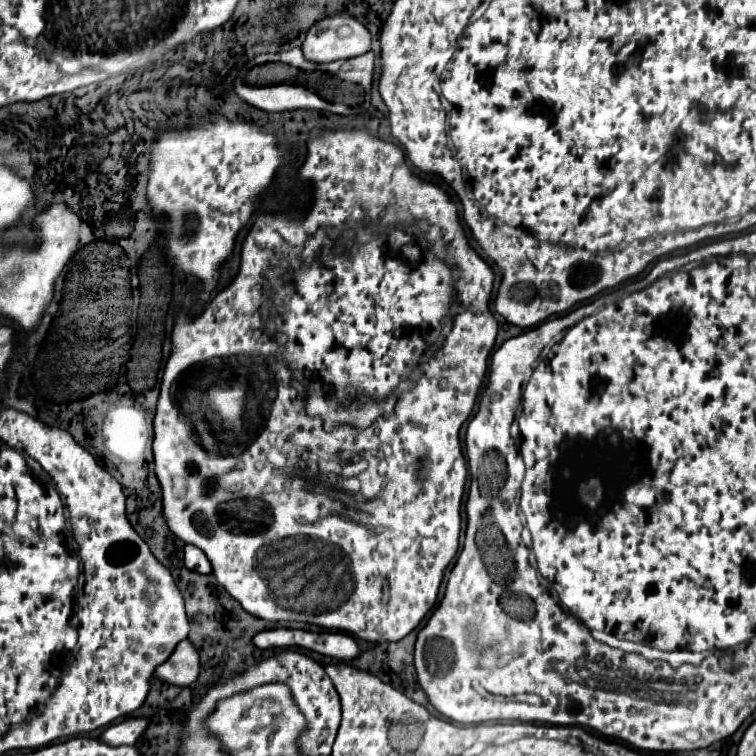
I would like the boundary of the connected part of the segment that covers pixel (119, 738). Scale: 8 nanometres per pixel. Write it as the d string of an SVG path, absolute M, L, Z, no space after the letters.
M125 719L125 721L121 721L121 723L117 723L117 725L111 725L111 727L107 727L101 735L99 735L99 739L101 741L107 741L109 745L133 745L137 739L139 739L139 735L143 733L143 729L147 727L147 719Z

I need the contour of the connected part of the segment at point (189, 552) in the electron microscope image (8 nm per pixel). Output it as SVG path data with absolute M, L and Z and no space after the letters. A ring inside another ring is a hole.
M185 545L183 553L185 553L183 561L185 561L187 569L197 571L197 573L211 573L211 563L209 563L209 559L203 555L203 551L199 547Z

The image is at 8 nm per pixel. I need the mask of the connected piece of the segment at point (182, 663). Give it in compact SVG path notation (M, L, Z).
M187 639L175 647L167 663L161 663L155 669L157 679L179 685L179 687L191 685L197 679L197 675L199 675L199 655Z

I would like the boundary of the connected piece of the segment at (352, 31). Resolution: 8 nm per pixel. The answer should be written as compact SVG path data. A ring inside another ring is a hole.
M331 15L317 21L301 45L311 63L329 63L337 59L357 57L371 49L371 33L363 23L349 15Z

